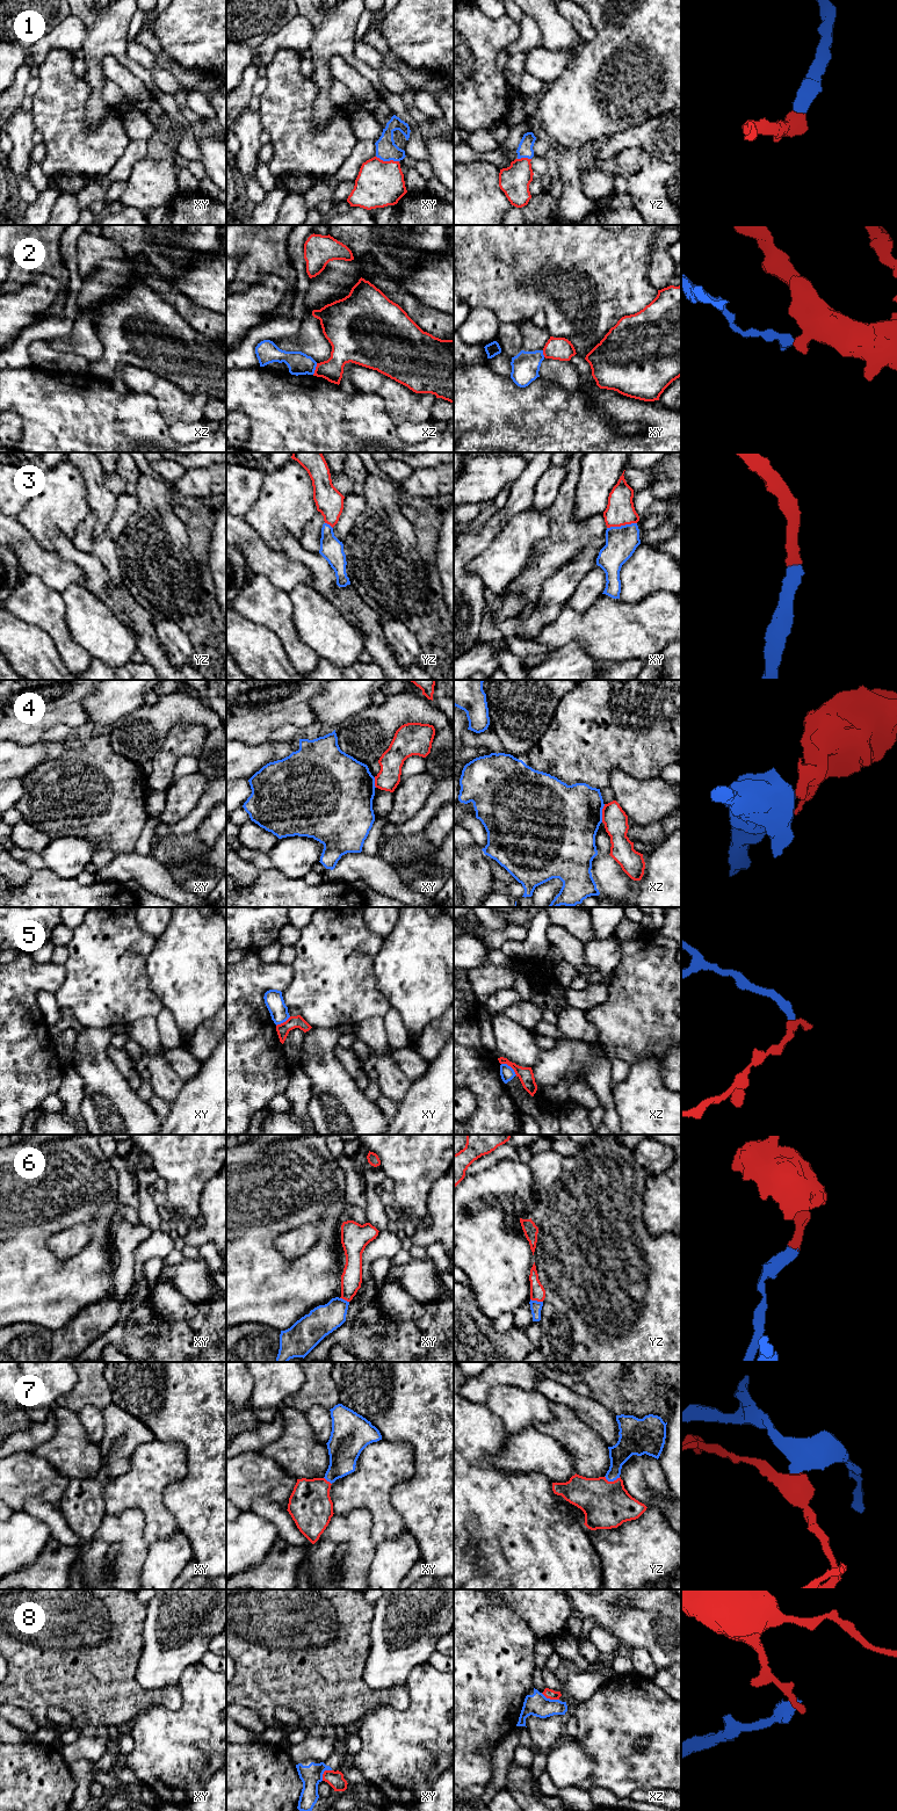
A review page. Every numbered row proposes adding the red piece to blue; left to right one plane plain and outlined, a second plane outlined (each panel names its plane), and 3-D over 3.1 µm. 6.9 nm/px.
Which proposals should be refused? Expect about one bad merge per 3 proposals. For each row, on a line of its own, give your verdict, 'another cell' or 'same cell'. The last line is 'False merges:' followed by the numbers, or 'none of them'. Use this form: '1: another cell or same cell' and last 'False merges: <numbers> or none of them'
1: same cell
2: another cell
3: same cell
4: another cell
5: another cell
6: same cell
7: same cell
8: another cell
False merges: 2, 4, 5, 8

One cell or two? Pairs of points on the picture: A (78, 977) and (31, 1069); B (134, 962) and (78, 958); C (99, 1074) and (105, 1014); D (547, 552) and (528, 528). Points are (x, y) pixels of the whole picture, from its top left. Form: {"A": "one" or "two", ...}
{"A": "two", "B": "one", "C": "two", "D": "two"}

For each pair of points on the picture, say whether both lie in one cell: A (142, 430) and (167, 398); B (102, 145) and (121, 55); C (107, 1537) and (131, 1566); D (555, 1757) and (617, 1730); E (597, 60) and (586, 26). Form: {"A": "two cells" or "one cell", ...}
{"A": "two cells", "B": "two cells", "C": "one cell", "D": "two cells", "E": "two cells"}

